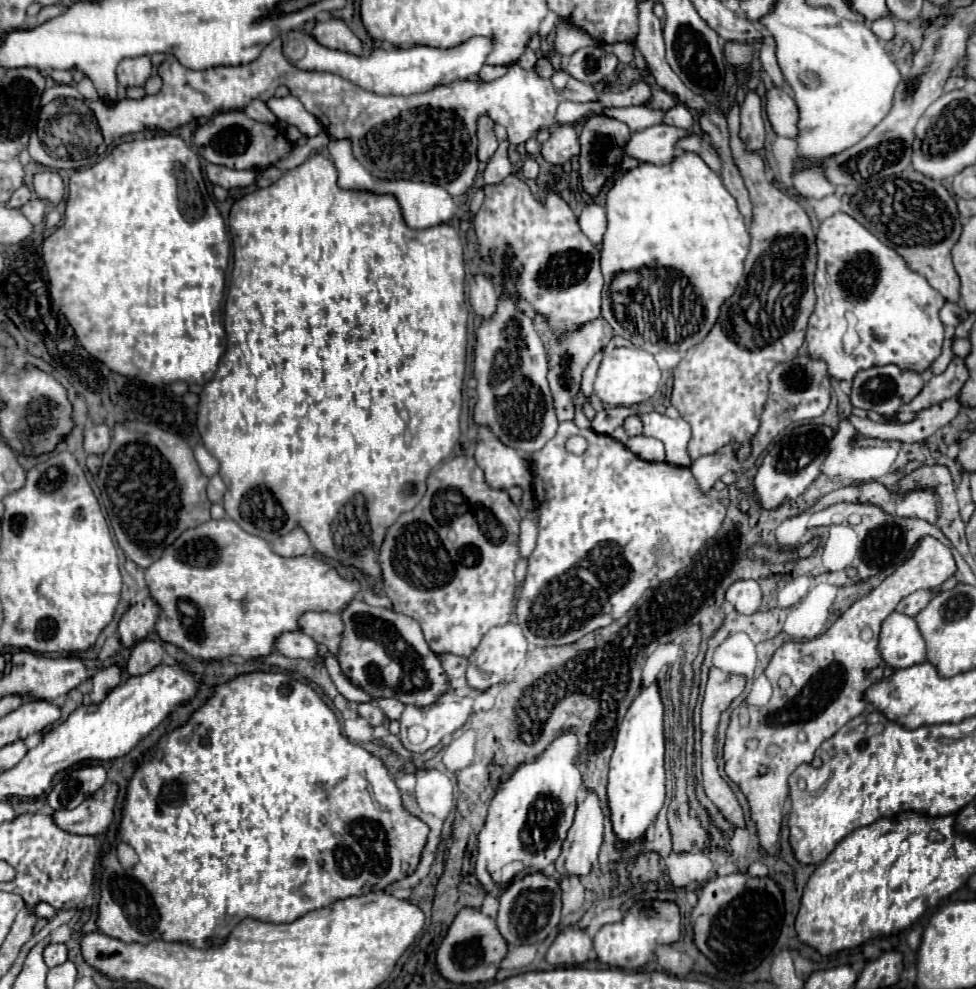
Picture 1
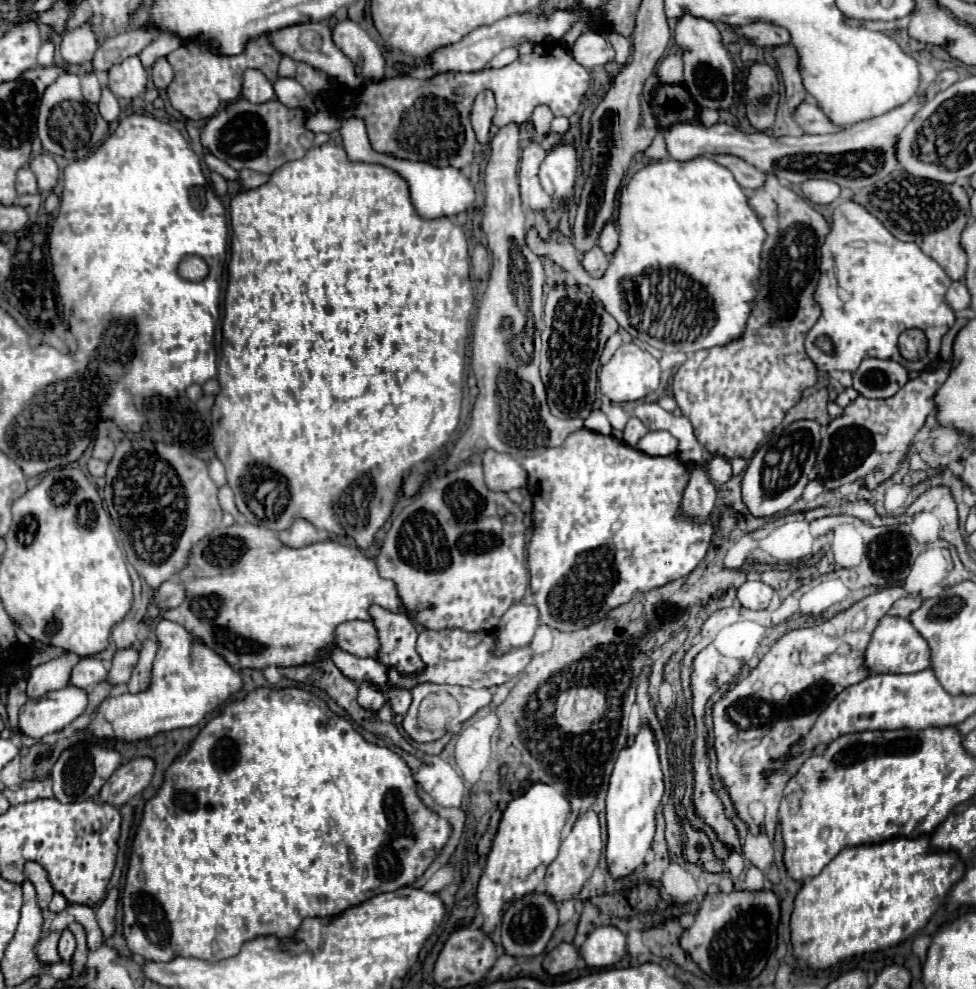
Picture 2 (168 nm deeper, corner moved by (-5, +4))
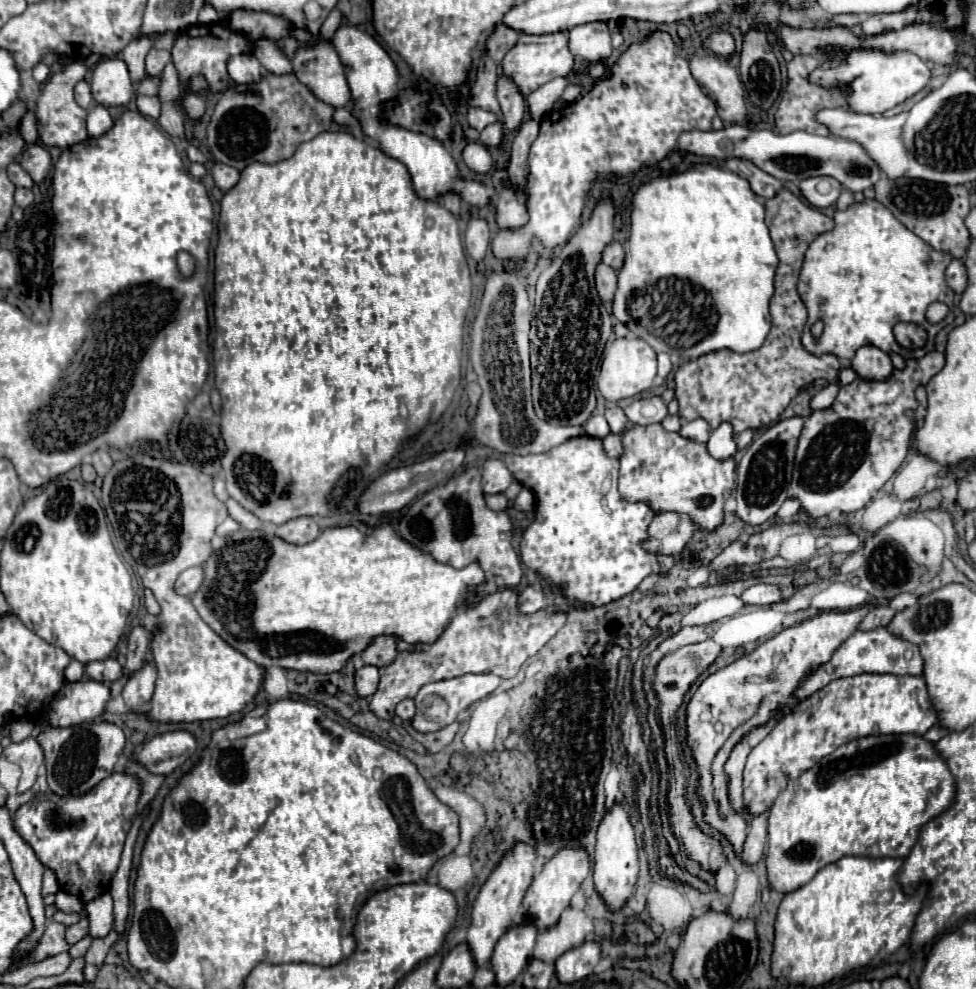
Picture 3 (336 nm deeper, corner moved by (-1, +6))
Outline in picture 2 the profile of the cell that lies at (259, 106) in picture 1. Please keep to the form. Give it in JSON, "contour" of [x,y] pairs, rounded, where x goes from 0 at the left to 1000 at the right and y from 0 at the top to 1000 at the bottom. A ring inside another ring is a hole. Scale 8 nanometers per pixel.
{"contour":[[[254,71],[250,75],[250,85],[248,85],[248,97],[256,101],[258,105],[270,105],[273,101],[281,101],[281,89],[273,81],[273,77],[264,71]]]}

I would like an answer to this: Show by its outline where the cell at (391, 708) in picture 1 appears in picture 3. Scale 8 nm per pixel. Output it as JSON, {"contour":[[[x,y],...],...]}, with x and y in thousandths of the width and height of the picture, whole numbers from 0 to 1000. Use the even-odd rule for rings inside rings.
{"contour":[[[420,708],[420,710],[410,710],[410,712],[406,714],[406,722],[408,722],[412,728],[422,728],[424,722],[426,722],[426,712],[424,712],[424,708]]]}

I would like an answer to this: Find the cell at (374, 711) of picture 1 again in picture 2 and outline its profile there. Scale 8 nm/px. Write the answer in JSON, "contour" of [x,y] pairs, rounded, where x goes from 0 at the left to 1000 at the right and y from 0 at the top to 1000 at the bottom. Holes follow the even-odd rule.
{"contour":[[[371,690],[369,698],[367,698],[367,712],[371,716],[375,716],[375,718],[387,720],[395,712],[395,706],[393,706],[393,702],[387,696],[383,696],[377,690]]]}

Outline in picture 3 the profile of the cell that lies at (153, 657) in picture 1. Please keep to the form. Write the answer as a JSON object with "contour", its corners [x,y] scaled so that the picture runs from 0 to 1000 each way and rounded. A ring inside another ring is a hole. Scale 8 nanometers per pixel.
{"contour":[[[154,667],[148,671],[145,677],[137,679],[131,688],[131,692],[127,694],[125,698],[125,704],[127,704],[127,712],[131,718],[145,718],[154,706],[156,706],[156,700],[158,700],[158,690],[160,690],[160,677],[158,673],[154,671]]]}

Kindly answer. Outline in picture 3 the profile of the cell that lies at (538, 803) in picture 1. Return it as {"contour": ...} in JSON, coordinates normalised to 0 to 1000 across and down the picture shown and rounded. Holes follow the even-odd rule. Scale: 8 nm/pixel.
{"contour":[[[533,851],[523,861],[516,863],[510,878],[502,884],[502,888],[494,896],[484,918],[484,936],[480,938],[480,946],[477,946],[488,977],[498,975],[504,969],[510,948],[514,948],[514,944],[523,936],[534,932],[538,927],[539,920],[535,915],[535,908],[545,892],[547,882],[549,882],[549,861]]]}

